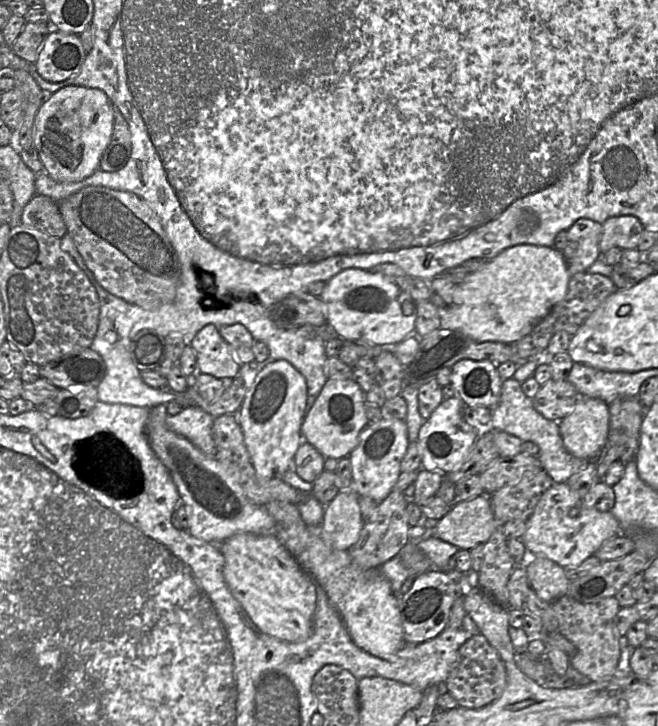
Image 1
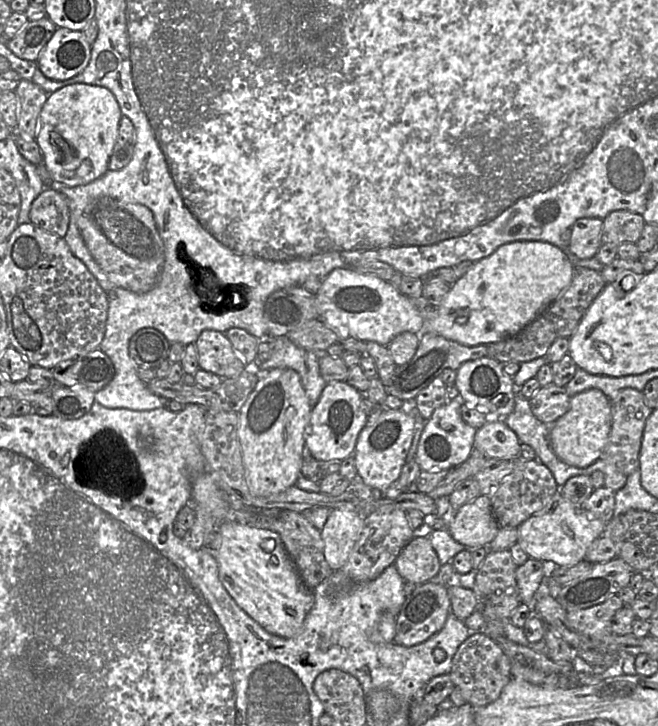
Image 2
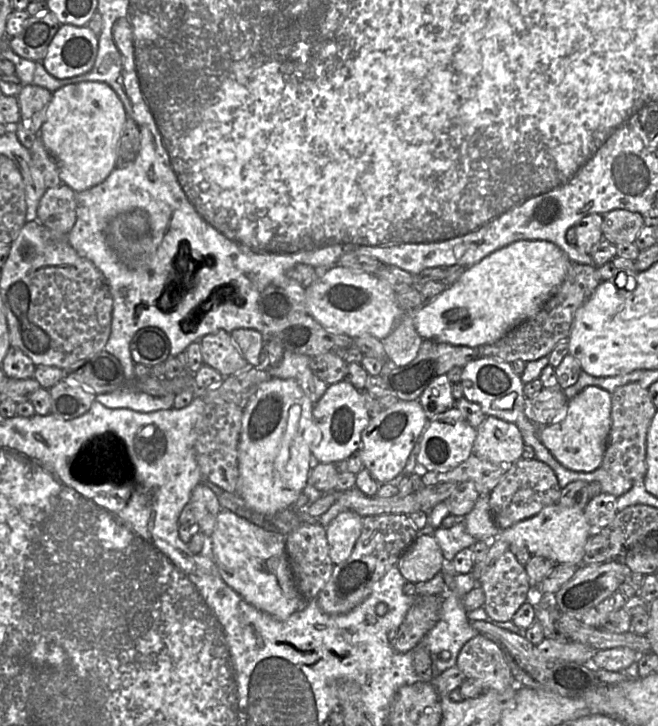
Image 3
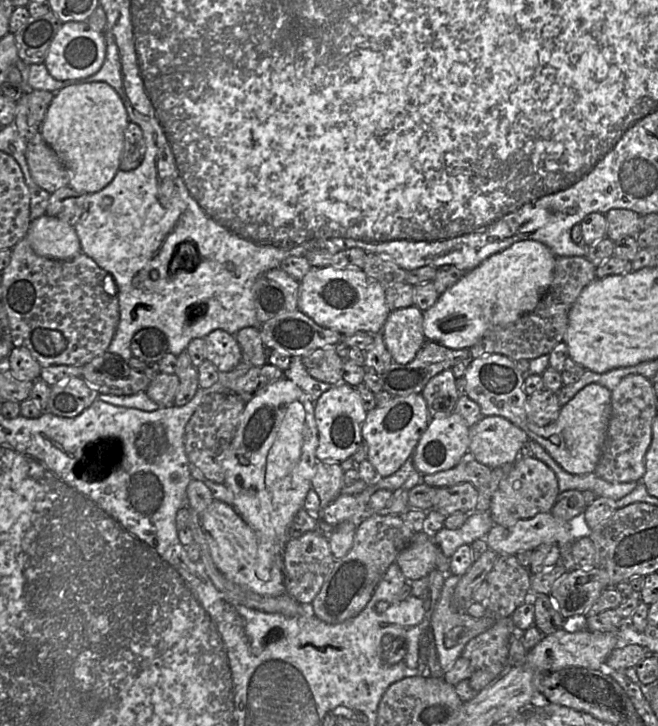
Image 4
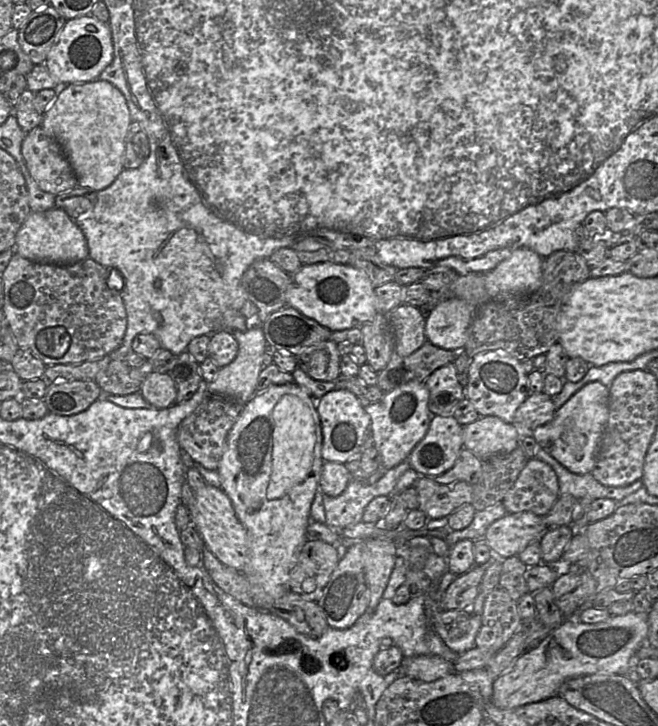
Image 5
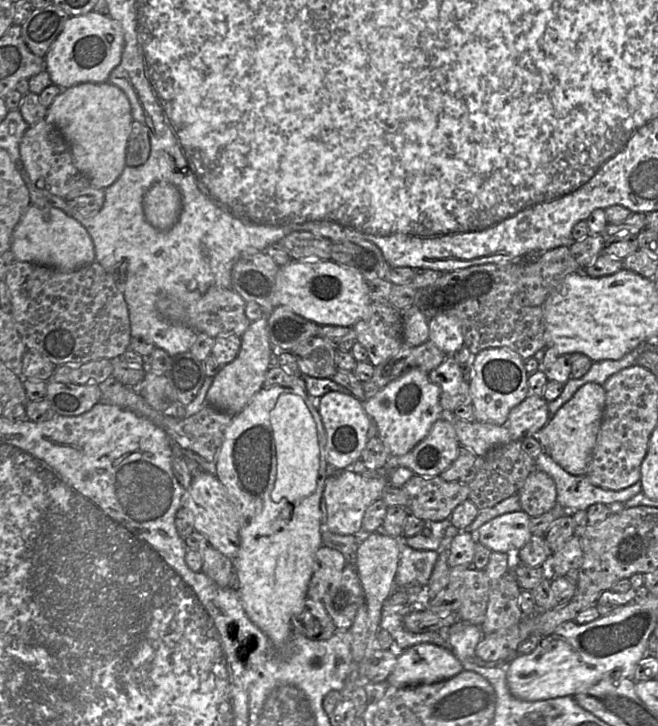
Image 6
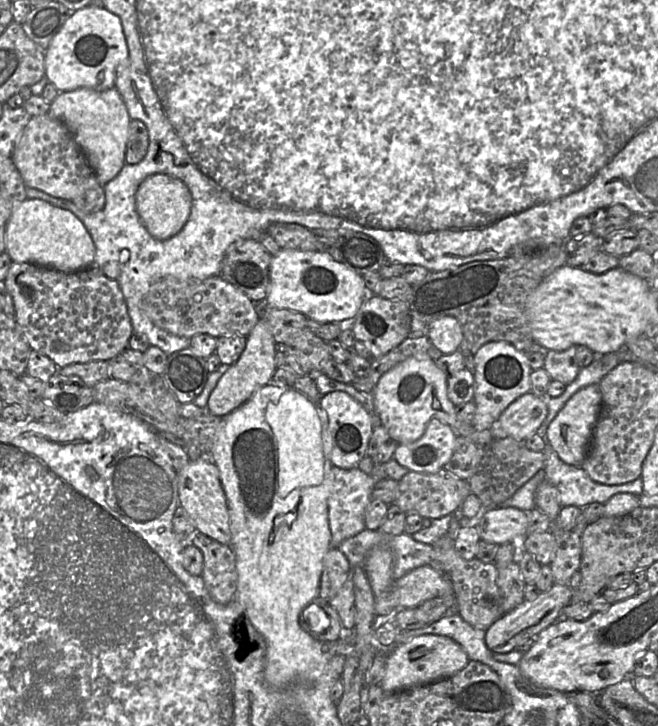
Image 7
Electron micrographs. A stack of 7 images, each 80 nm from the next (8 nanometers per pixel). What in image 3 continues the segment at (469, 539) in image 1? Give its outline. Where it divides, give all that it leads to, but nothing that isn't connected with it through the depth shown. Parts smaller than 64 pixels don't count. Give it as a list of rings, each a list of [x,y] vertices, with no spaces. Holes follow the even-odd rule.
[[[480,496],[473,509],[463,517],[467,532],[477,541],[491,541],[500,529],[495,524],[489,505],[489,496]]]

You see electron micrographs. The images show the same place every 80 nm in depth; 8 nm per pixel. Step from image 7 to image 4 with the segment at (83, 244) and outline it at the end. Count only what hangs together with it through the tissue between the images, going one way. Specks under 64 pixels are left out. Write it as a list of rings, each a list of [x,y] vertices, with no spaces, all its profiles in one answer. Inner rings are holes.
[[[46,214],[30,222],[25,237],[32,250],[42,257],[70,260],[82,253],[75,228]]]

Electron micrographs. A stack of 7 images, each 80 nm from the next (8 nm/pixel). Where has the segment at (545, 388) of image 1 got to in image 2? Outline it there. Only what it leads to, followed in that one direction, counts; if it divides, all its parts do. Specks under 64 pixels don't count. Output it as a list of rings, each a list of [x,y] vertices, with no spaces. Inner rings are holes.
[[[554,383],[540,387],[529,399],[532,413],[541,422],[552,425],[570,408],[571,397],[565,387]]]

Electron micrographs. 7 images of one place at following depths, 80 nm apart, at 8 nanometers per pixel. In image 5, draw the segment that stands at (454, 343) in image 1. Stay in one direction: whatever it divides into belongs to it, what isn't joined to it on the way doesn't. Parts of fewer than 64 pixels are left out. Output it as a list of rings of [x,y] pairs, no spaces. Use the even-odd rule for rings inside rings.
[[[428,340],[406,357],[394,350],[387,366],[378,372],[377,385],[386,393],[409,382],[424,383],[438,368],[454,362],[458,353],[437,347]]]

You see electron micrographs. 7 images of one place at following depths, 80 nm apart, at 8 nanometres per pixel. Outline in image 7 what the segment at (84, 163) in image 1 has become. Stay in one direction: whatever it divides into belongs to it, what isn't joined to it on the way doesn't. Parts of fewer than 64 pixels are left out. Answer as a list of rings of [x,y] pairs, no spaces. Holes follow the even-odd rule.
[[[82,87],[59,92],[51,102],[48,113],[68,128],[100,185],[106,185],[119,174],[125,165],[131,117],[116,88],[94,90]]]

